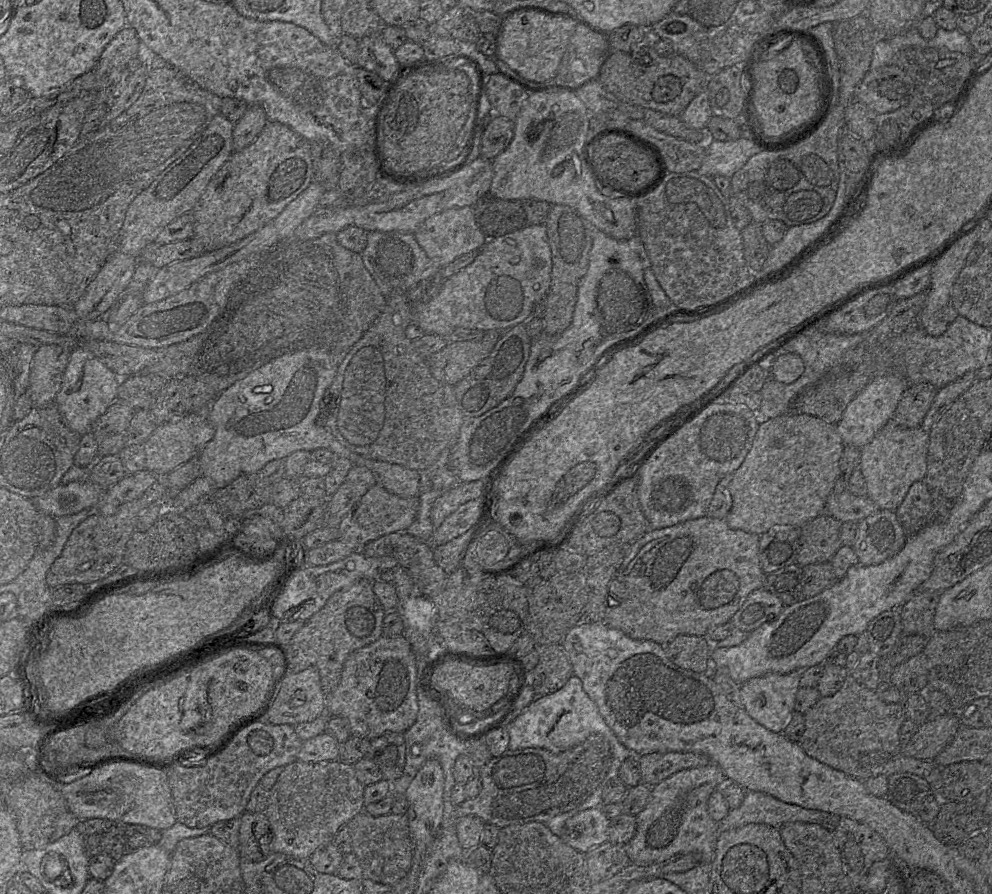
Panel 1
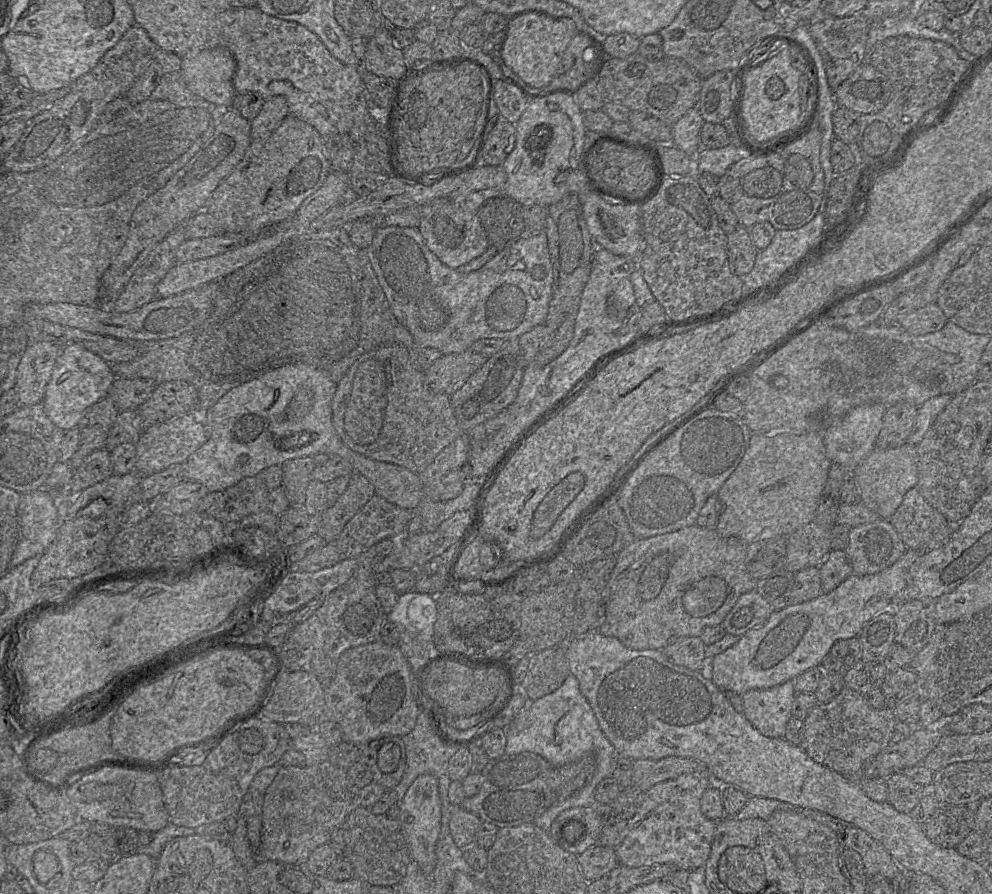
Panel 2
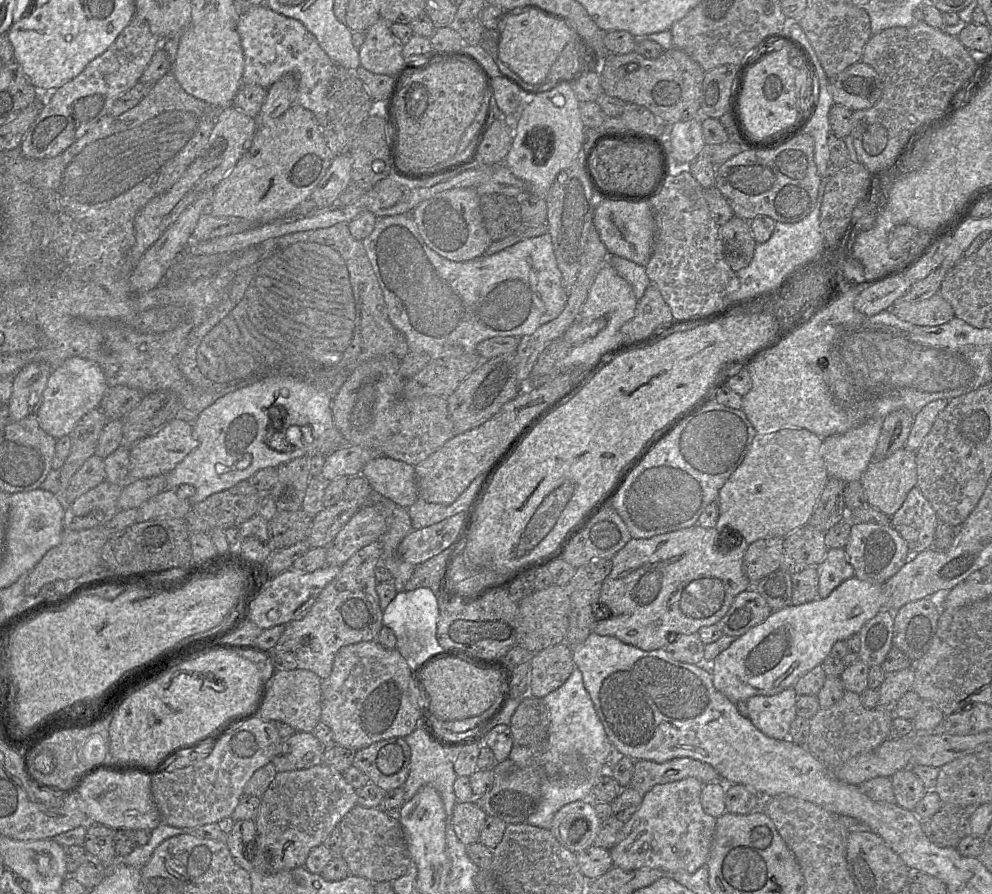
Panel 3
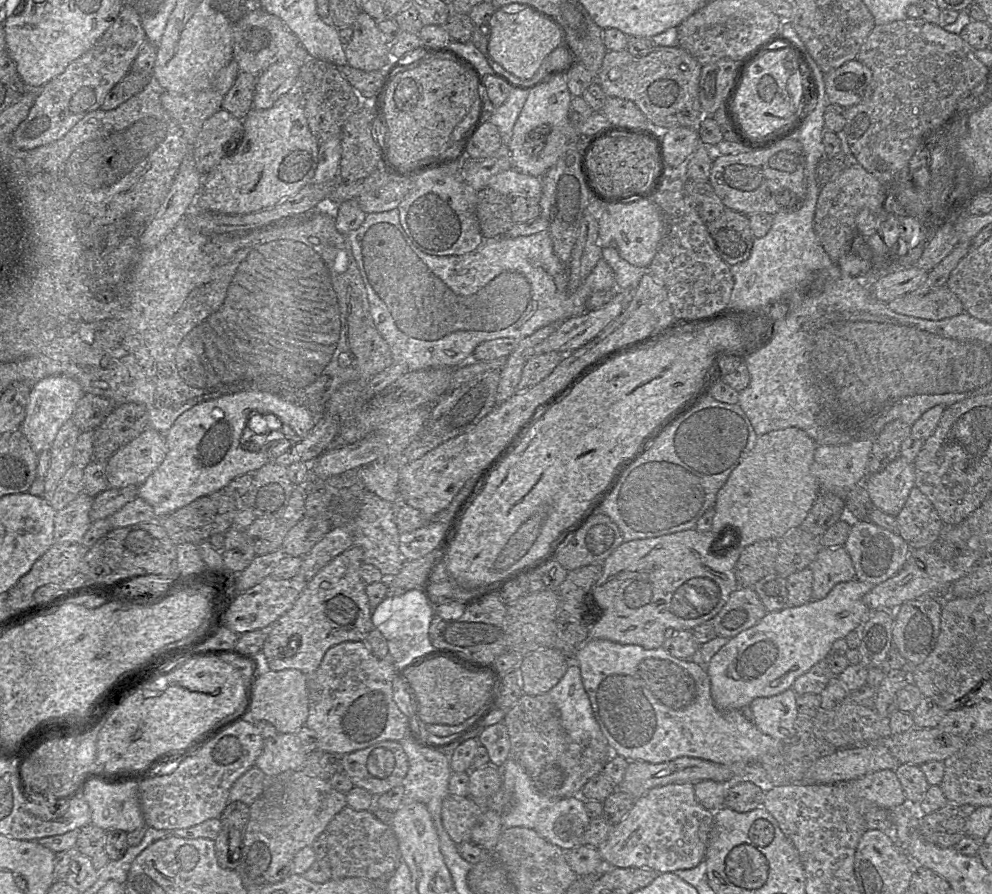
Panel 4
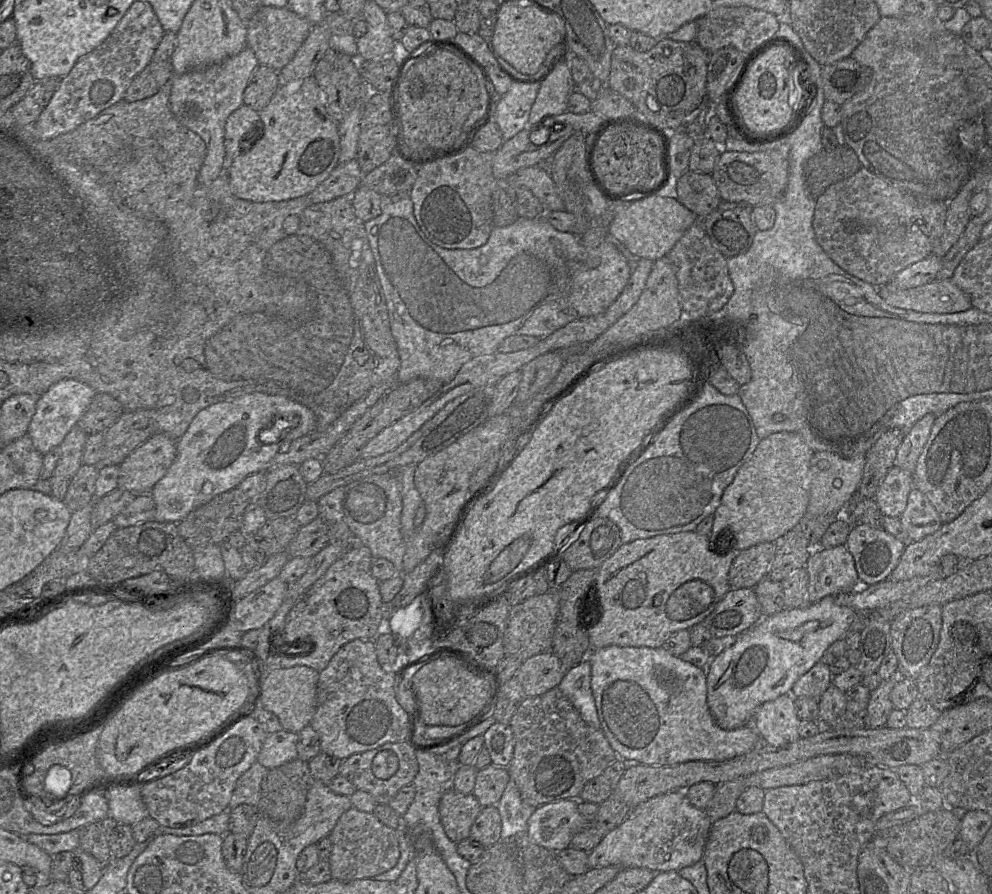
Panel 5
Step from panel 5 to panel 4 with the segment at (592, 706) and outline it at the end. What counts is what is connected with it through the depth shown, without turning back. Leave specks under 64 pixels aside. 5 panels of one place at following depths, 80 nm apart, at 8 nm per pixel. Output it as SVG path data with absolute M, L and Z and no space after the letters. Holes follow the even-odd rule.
M571 663L563 679L547 693L554 702L566 734L576 742L607 742L597 723L577 663Z

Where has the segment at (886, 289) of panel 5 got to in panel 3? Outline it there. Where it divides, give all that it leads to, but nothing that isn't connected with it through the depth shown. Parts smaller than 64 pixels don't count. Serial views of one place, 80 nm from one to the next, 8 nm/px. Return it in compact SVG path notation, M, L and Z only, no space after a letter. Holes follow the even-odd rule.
M939 293L918 302L905 302L899 298L885 311L892 312L905 322L923 327L938 326L954 317L953 308Z

